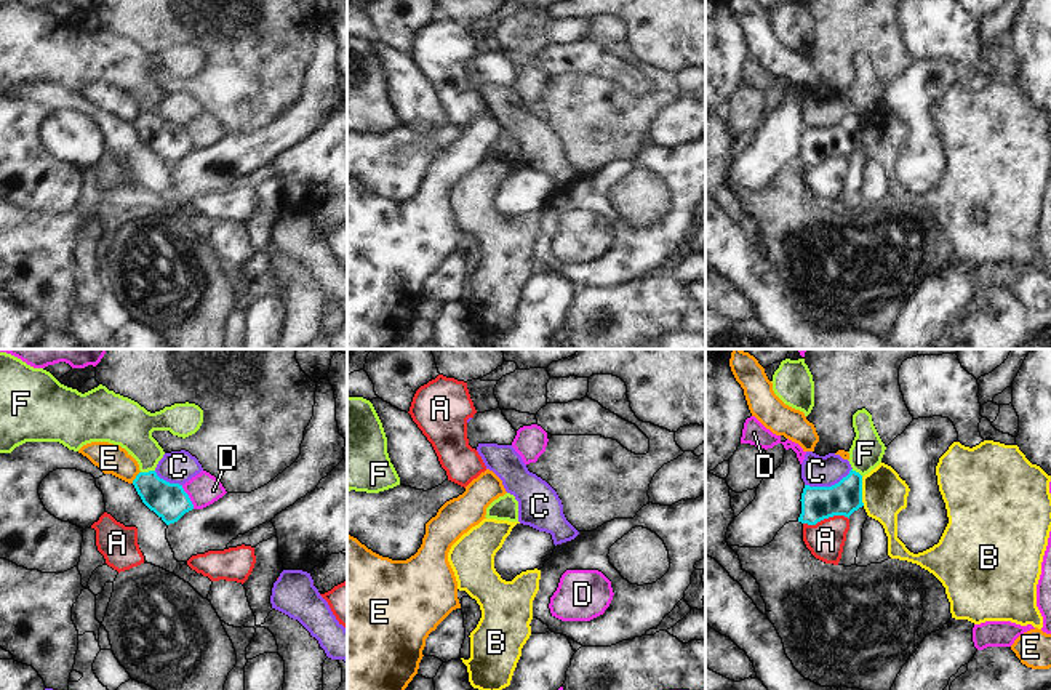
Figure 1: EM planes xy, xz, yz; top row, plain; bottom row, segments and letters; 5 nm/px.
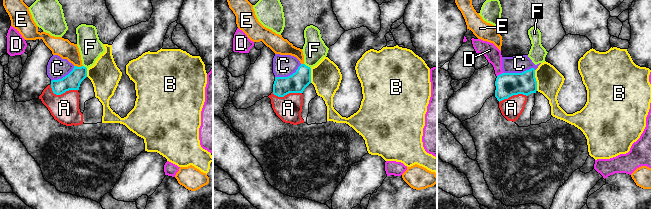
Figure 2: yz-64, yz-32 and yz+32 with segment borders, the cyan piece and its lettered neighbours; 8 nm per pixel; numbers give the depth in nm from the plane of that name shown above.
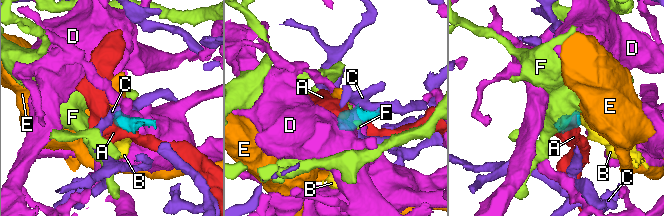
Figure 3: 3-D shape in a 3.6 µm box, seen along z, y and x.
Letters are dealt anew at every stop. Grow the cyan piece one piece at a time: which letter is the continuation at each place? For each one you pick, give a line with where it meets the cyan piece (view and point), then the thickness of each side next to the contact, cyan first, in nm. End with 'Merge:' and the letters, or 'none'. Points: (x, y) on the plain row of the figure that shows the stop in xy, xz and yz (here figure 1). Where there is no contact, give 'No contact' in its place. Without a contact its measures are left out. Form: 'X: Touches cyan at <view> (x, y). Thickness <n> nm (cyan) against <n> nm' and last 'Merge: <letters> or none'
Merge: none

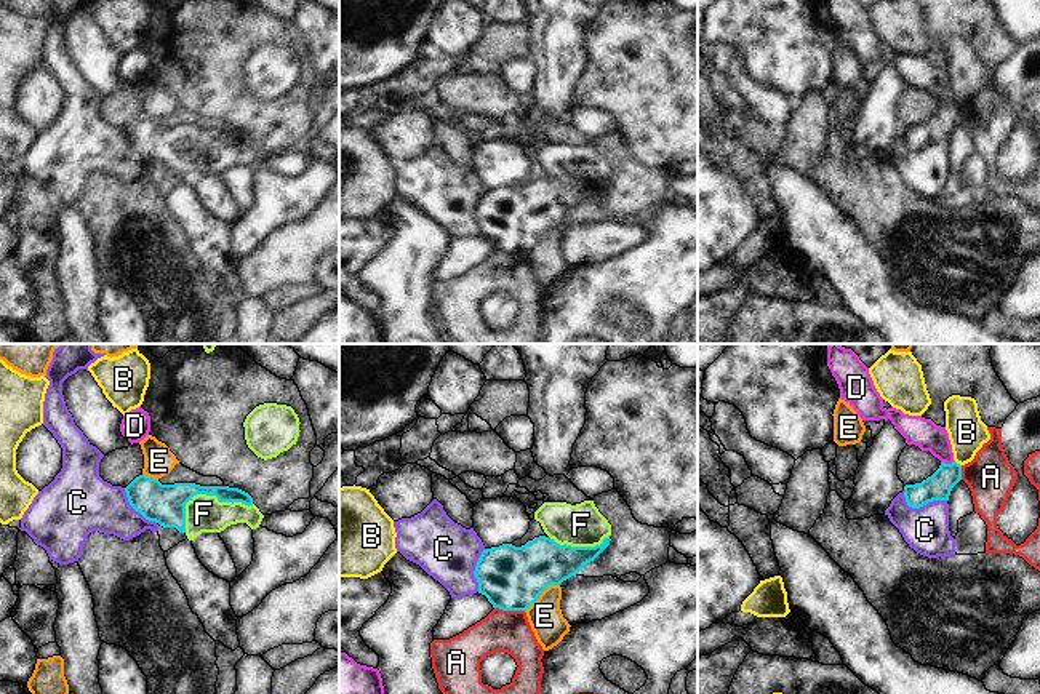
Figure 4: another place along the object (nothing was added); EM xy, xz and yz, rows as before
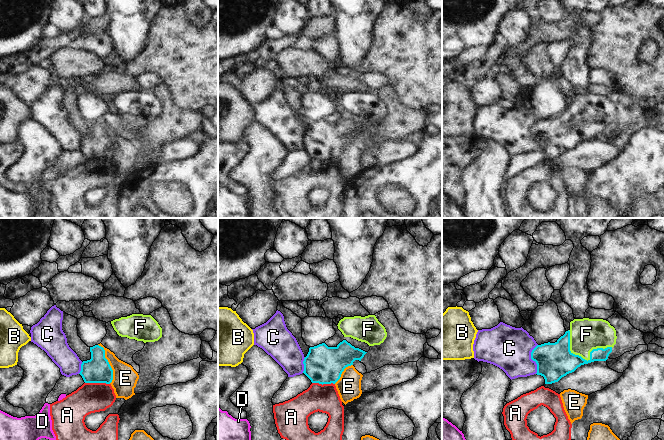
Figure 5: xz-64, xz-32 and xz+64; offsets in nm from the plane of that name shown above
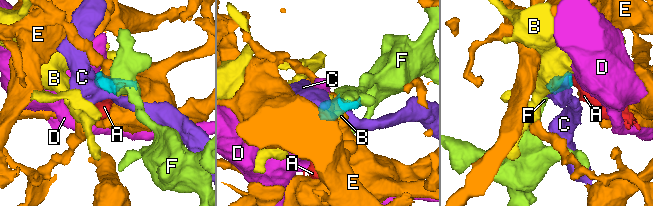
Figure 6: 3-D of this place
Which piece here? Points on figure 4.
F: Touches cyan at xy (205, 135). Thickness 200 nm (cyan) against 190 nm
Merge: F

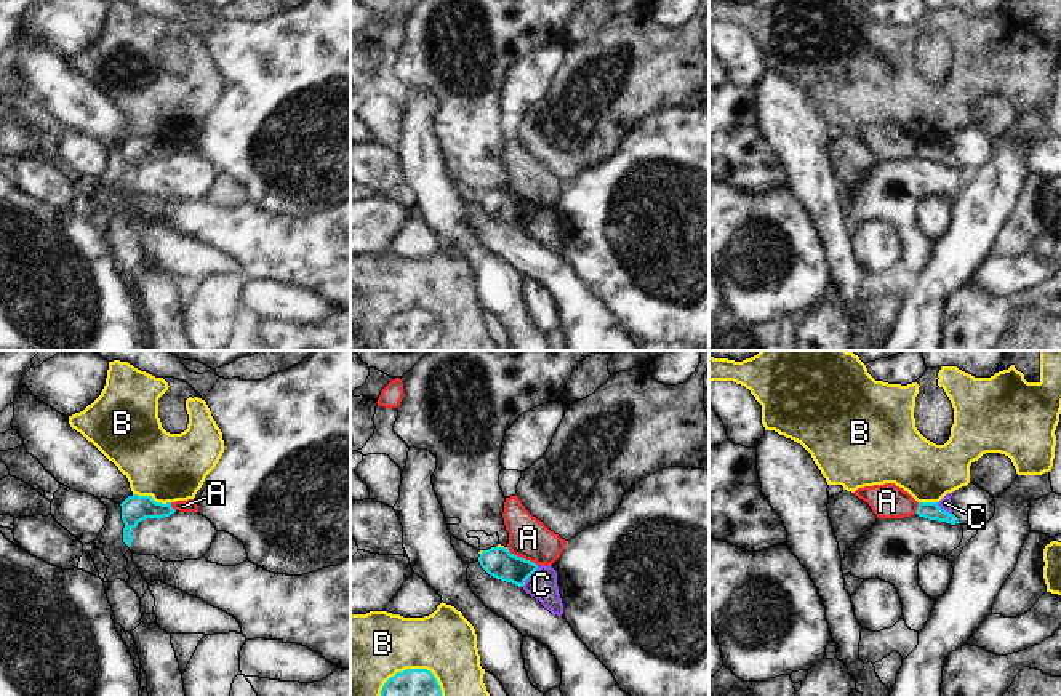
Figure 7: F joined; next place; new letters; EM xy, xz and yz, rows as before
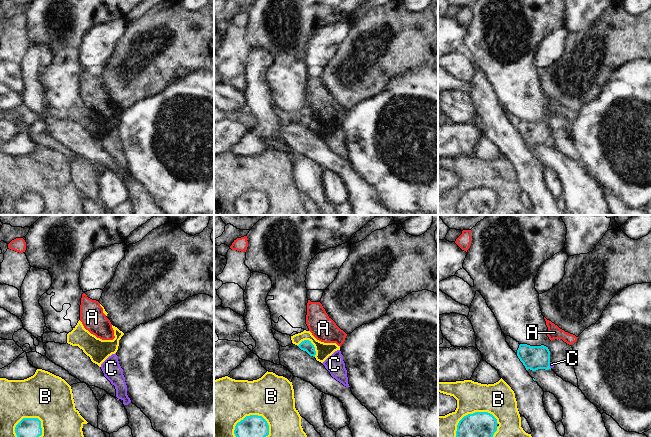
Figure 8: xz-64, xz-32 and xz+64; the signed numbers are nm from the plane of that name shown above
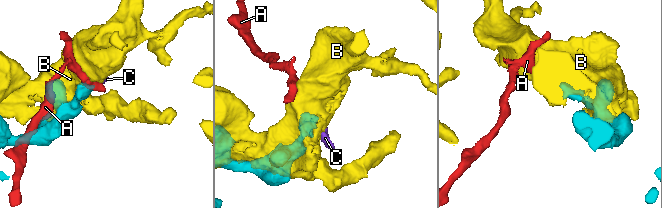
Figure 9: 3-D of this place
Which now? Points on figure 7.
Merge: none

